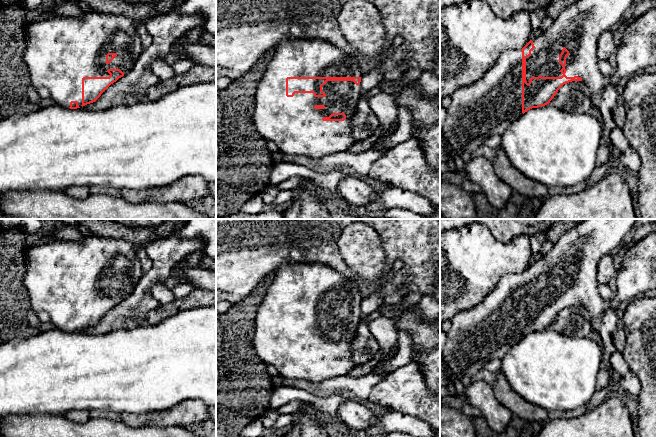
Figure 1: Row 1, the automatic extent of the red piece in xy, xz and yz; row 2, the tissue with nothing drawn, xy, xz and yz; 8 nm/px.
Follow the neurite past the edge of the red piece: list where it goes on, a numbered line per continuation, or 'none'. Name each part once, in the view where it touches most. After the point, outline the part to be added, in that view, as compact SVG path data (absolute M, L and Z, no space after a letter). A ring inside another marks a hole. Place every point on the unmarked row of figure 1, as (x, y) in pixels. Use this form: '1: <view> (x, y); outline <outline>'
1: xz (297, 352); outline M285 261L272 276L262 304L259 306L253 335L253 348L259 360L265 364L274 365L279 375L284 379L303 379L320 382L339 376L348 376L354 367L352 361L351 343L355 337L363 313L353 305L327 305L322 310L325 321L315 321L313 317L295 317L293 321L286 320L287 301L362 301L363 297L357 285L357 278L347 277L330 266L320 263L295 263ZM333 337L344 337L344 345L323 345Z

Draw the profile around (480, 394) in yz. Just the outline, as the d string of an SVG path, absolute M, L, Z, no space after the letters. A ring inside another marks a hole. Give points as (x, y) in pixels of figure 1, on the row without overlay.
M476 380L465 388L465 394L469 403L481 411L493 431L501 433L506 429L513 415L496 399L492 385Z

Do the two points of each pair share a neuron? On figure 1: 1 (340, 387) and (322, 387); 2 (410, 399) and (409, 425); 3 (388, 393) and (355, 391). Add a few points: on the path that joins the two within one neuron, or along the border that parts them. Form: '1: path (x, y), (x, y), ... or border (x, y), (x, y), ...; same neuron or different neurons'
1: path (336, 387), (326, 387); same neuron
2: border (388, 409), (416, 416), (429, 425); different neurons
3: border (385, 377), (372, 388), (366, 399); different neurons

